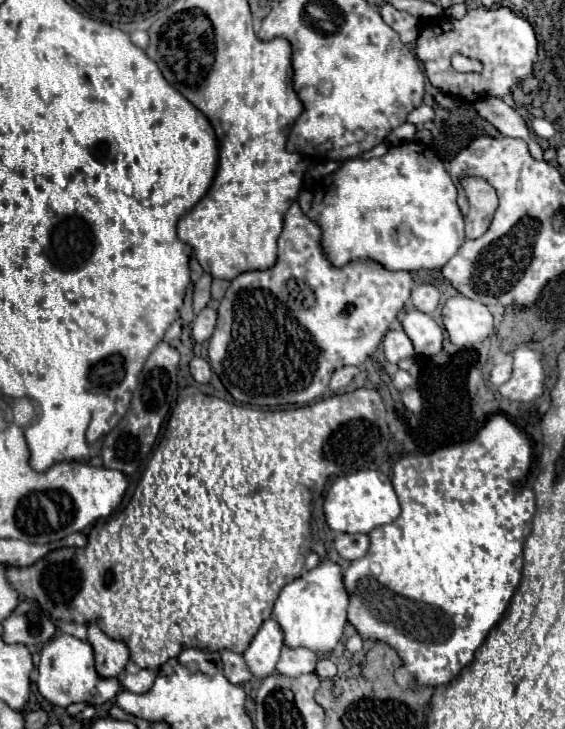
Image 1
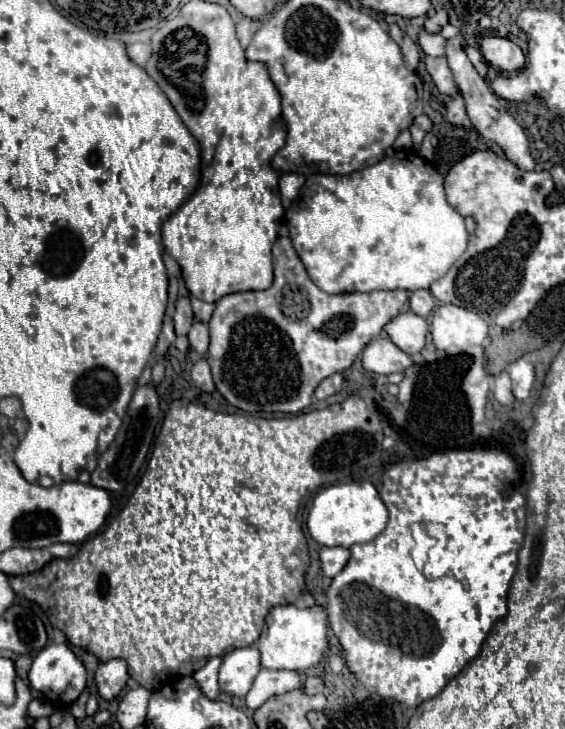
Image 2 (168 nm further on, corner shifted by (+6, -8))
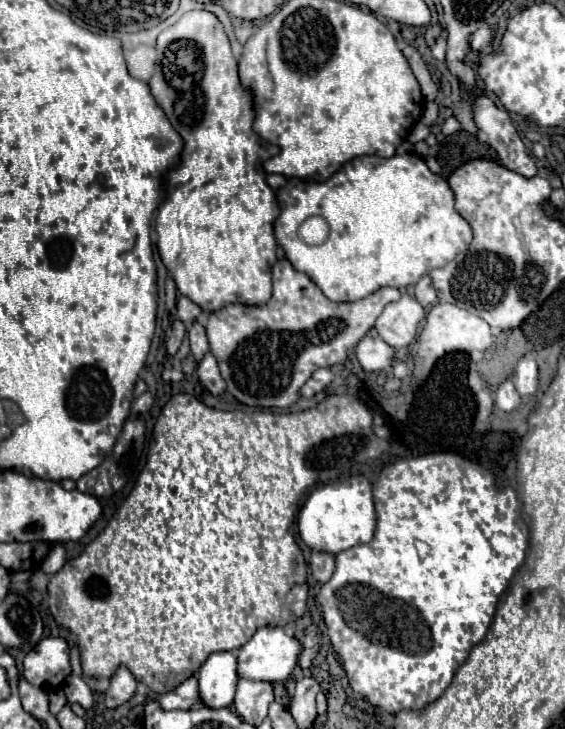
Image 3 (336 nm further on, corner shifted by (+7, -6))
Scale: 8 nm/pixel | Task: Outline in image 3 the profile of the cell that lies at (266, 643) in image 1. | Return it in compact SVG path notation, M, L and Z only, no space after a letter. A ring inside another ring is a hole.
M231 652L211 654L197 670L199 698L207 708L227 708L237 688L237 658Z

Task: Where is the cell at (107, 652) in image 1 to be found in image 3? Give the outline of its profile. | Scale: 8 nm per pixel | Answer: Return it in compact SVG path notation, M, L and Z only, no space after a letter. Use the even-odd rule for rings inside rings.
M121 666L115 672L115 676L111 678L109 690L105 692L105 706L115 710L117 706L129 702L133 698L135 690L137 690L137 680L133 678L133 674L125 666Z

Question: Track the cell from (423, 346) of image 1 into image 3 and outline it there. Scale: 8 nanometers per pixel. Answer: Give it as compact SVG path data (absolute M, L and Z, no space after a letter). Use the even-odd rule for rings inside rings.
M403 294L397 302L385 306L375 322L375 330L389 346L407 348L415 338L423 316L425 308L411 294Z

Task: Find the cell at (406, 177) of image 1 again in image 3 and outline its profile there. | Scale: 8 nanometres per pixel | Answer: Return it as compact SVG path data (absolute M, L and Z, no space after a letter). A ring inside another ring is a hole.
M403 154L403 156L393 156L393 158L379 158L379 156L357 156L349 162L345 162L327 182L303 182L297 178L289 178L285 186L281 186L277 190L277 204L279 204L279 216L273 224L273 234L277 238L277 244L285 250L285 258L293 264L295 270L305 272L319 288L321 292L331 300L331 302L357 302L369 294L373 294L375 290L383 288L383 286L397 286L397 288L407 288L409 284L415 284L417 278L421 278L421 274L429 274L433 268L441 268L447 262L451 262L459 252L467 250L469 242L471 242L471 226L459 216L459 212L455 210L455 196L453 190L449 188L447 180L433 174L429 170L429 166L425 164L425 160L417 154ZM309 216L323 216L331 228L327 242L319 244L319 246L309 246L301 240L299 236L299 226L305 218Z

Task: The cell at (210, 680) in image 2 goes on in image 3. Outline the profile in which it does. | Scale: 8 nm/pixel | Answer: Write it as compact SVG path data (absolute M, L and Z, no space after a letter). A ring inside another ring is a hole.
M191 676L189 680L185 680L181 686L177 686L175 690L157 696L157 702L163 710L189 710L193 706L199 704L199 694L197 694L197 678Z

